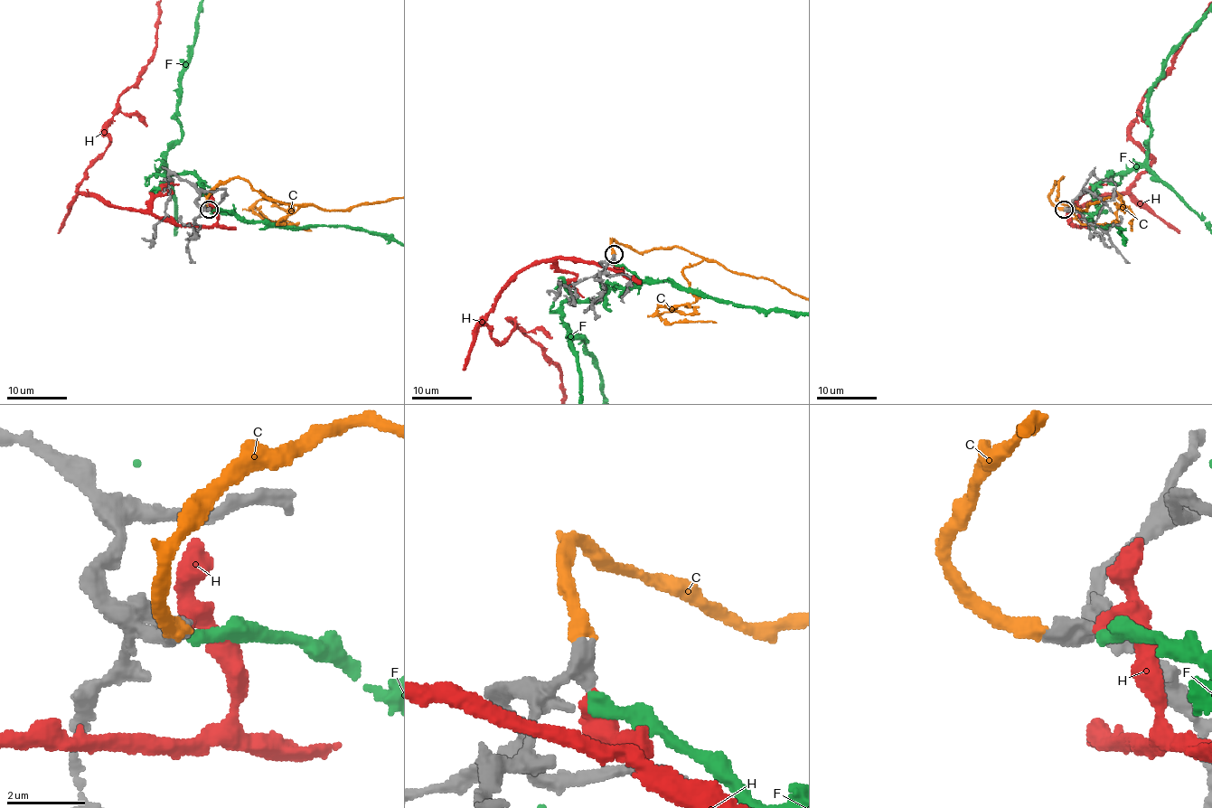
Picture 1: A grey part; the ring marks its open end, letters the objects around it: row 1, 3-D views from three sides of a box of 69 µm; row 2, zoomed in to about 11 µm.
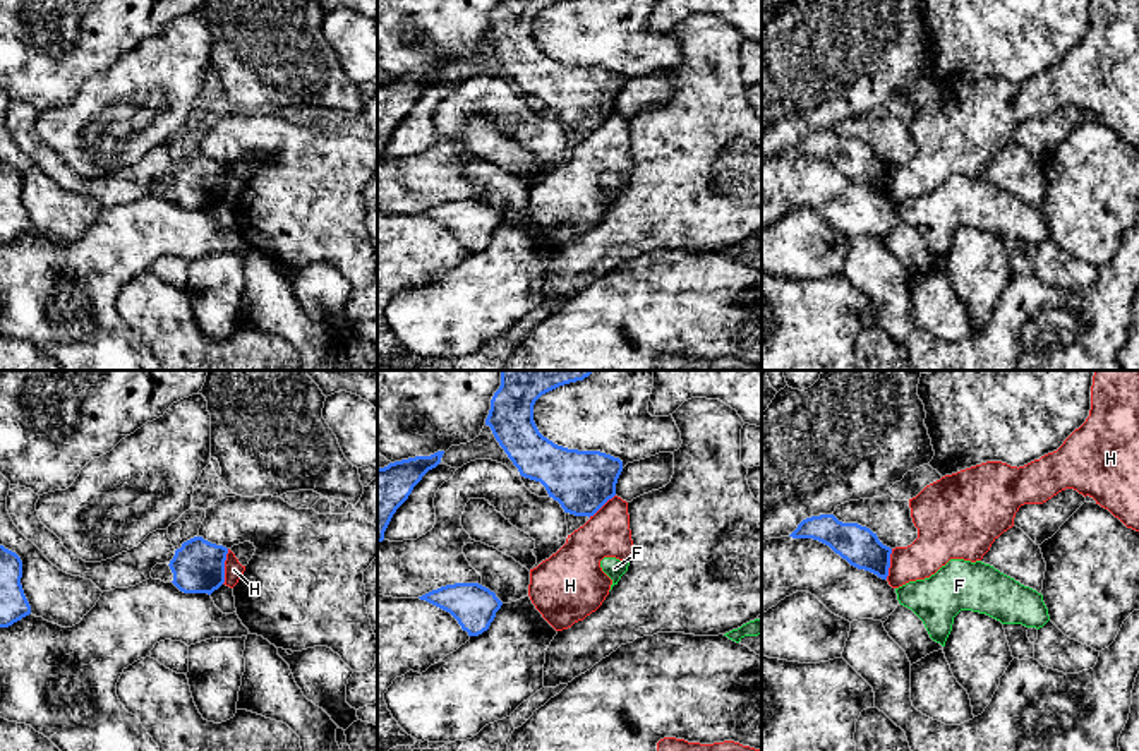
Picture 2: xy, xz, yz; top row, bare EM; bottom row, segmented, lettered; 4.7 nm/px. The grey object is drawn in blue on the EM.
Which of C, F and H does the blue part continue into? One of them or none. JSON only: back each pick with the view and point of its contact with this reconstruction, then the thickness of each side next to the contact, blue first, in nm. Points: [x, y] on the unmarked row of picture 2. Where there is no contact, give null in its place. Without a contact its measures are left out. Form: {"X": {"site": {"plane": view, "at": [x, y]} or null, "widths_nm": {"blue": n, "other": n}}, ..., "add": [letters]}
{"C": {"site": null}, "add": ["C"]}

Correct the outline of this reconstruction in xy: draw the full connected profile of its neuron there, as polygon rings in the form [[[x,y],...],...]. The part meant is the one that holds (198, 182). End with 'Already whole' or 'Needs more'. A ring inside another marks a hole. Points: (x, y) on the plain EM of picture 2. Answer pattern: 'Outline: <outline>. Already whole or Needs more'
Outline: [[[194,153],[175,166],[170,177],[173,201],[184,209],[211,211],[225,199],[225,177],[228,165]]]. Already whole

